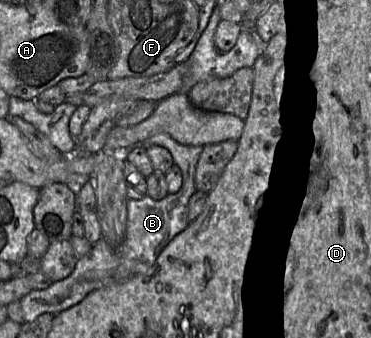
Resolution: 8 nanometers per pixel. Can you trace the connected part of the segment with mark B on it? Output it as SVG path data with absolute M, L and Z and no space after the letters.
M167 133L155 134L141 145L136 146L147 148L152 145L164 147L171 153L174 164L180 168L183 175L181 189L177 193L168 194L161 200L154 200L147 195L141 200L128 199L127 228L122 244L117 248L113 248L101 238L92 245L93 247L87 255L78 259L73 272L68 277L53 282L46 289L33 289L25 295L19 300L25 322L32 322L44 313L59 314L81 302L94 290L145 273L156 262L159 254L171 240L188 227L188 202L196 192L194 178L196 165L203 146L182 145Z

